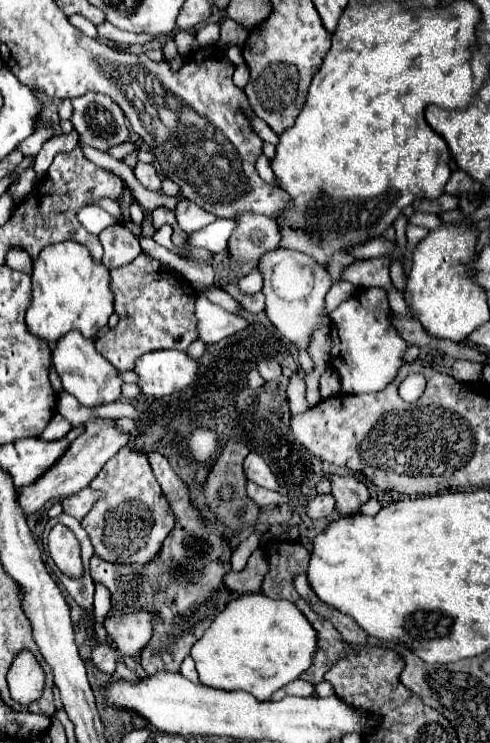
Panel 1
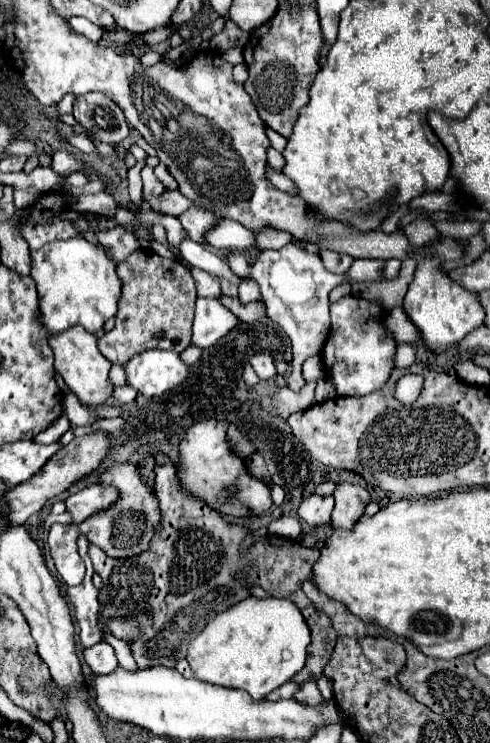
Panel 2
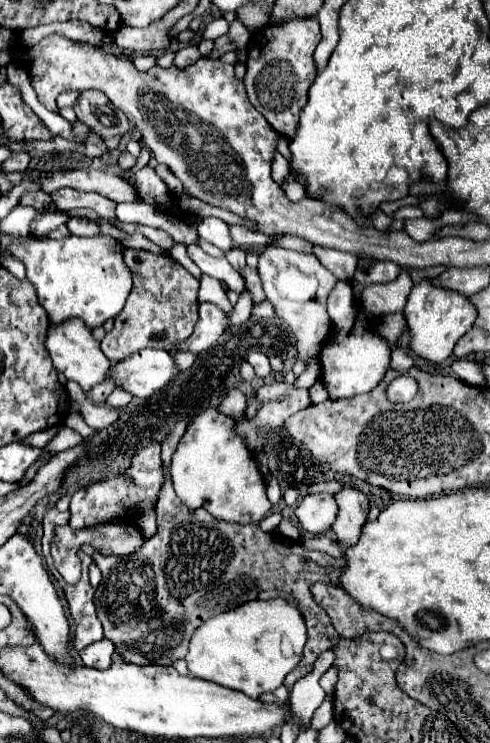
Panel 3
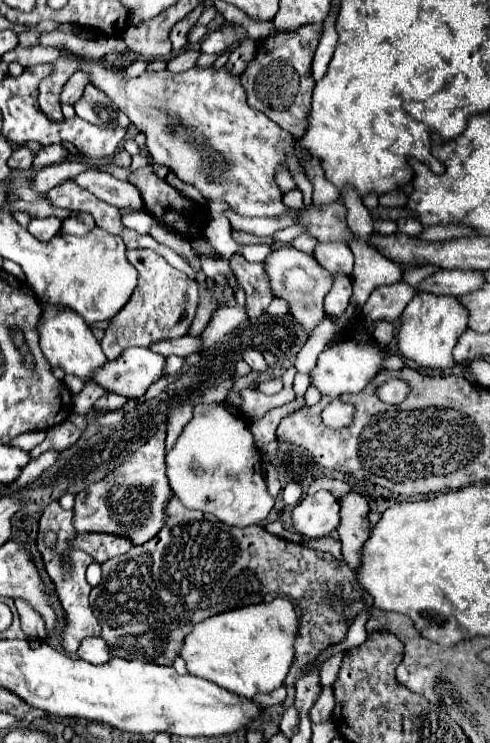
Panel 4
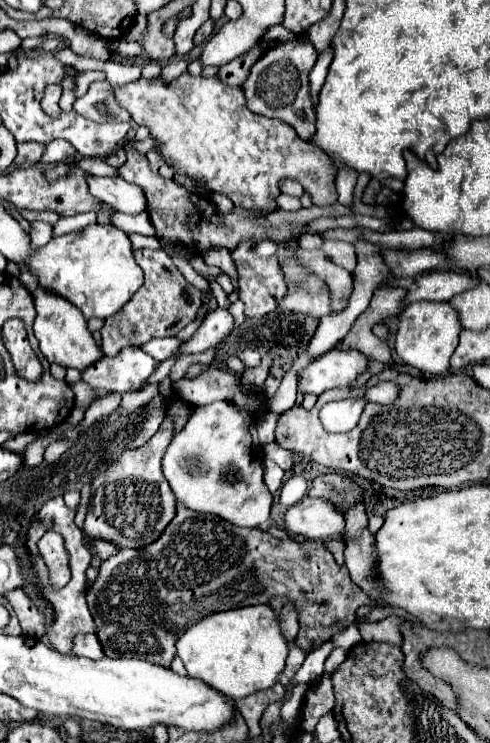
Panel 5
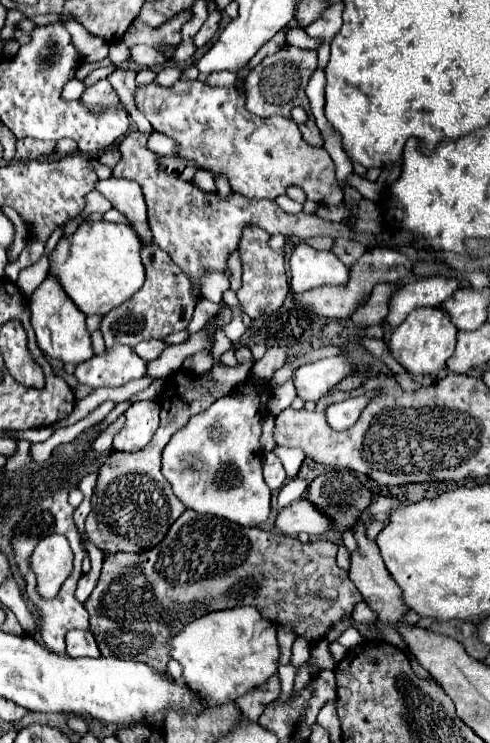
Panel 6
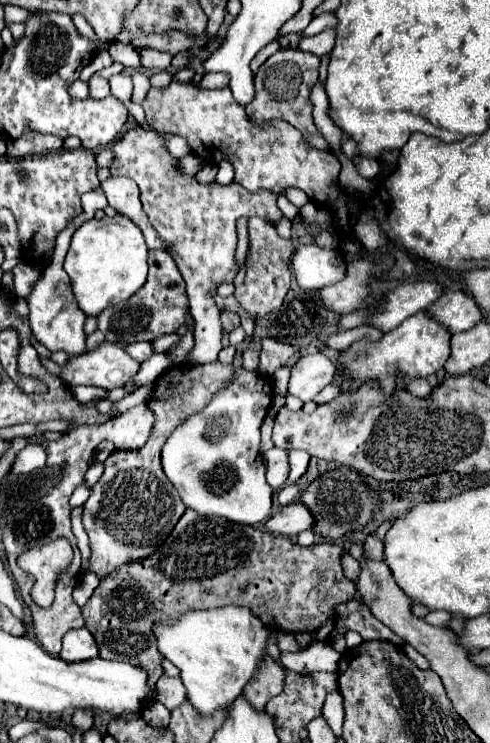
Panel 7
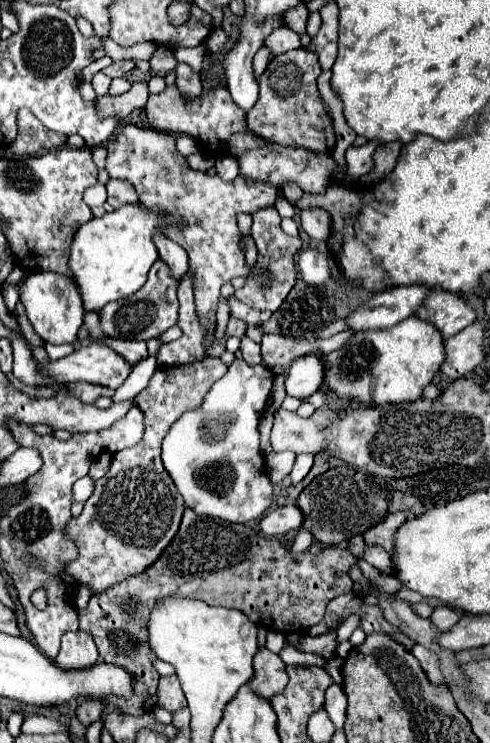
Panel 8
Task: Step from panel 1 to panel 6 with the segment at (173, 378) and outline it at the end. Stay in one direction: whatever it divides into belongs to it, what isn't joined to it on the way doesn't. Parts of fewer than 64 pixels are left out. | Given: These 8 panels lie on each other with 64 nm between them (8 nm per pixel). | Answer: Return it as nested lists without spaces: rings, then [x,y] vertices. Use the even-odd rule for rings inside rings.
[[[106,348],[102,354],[94,354],[92,360],[74,368],[78,384],[86,384],[90,388],[122,386],[144,376],[144,372],[146,362],[136,356],[132,348]]]

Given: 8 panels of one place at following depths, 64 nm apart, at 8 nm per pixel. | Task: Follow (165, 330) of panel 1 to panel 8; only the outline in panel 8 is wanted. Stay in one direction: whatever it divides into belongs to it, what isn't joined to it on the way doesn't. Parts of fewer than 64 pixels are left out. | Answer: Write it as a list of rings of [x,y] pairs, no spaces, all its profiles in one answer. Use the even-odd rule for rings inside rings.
[[[158,260],[152,266],[146,284],[138,292],[134,292],[132,296],[124,298],[124,300],[106,304],[102,308],[102,312],[100,312],[102,330],[110,338],[122,338],[122,340],[150,340],[150,338],[160,336],[164,330],[168,330],[170,326],[174,326],[178,322],[176,290],[178,290],[178,282],[174,278],[170,278],[168,266],[162,260]]]

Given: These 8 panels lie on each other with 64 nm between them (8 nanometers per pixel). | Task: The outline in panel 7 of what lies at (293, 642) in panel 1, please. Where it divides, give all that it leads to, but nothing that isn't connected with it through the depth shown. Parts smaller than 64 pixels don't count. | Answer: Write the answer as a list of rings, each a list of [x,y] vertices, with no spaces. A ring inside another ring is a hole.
[[[224,606],[224,608],[210,608],[210,610],[188,610],[180,614],[170,624],[154,624],[154,636],[160,654],[170,660],[178,670],[182,684],[188,690],[188,702],[200,714],[212,714],[218,708],[230,706],[244,690],[246,682],[252,678],[258,662],[266,654],[266,640],[270,628],[266,628],[248,608],[240,606]]]

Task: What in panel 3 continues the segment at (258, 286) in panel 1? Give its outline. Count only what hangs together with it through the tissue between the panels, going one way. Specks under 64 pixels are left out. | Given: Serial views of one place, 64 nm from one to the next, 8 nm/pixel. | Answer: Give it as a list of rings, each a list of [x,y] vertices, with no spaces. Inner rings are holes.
[[[244,292],[236,302],[234,310],[228,312],[228,328],[236,324],[244,324],[250,318],[250,312],[252,312],[252,296],[250,292]]]

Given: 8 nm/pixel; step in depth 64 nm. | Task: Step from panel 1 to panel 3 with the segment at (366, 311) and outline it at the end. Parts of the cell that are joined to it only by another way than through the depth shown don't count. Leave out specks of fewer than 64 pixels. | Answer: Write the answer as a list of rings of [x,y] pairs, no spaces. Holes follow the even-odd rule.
[[[339,280],[336,288],[328,296],[328,314],[334,324],[336,334],[324,344],[318,354],[320,360],[320,382],[324,384],[330,400],[340,400],[356,394],[370,392],[386,374],[390,366],[390,346],[384,338],[372,334],[364,320],[370,316],[356,304],[352,286],[349,282]]]

